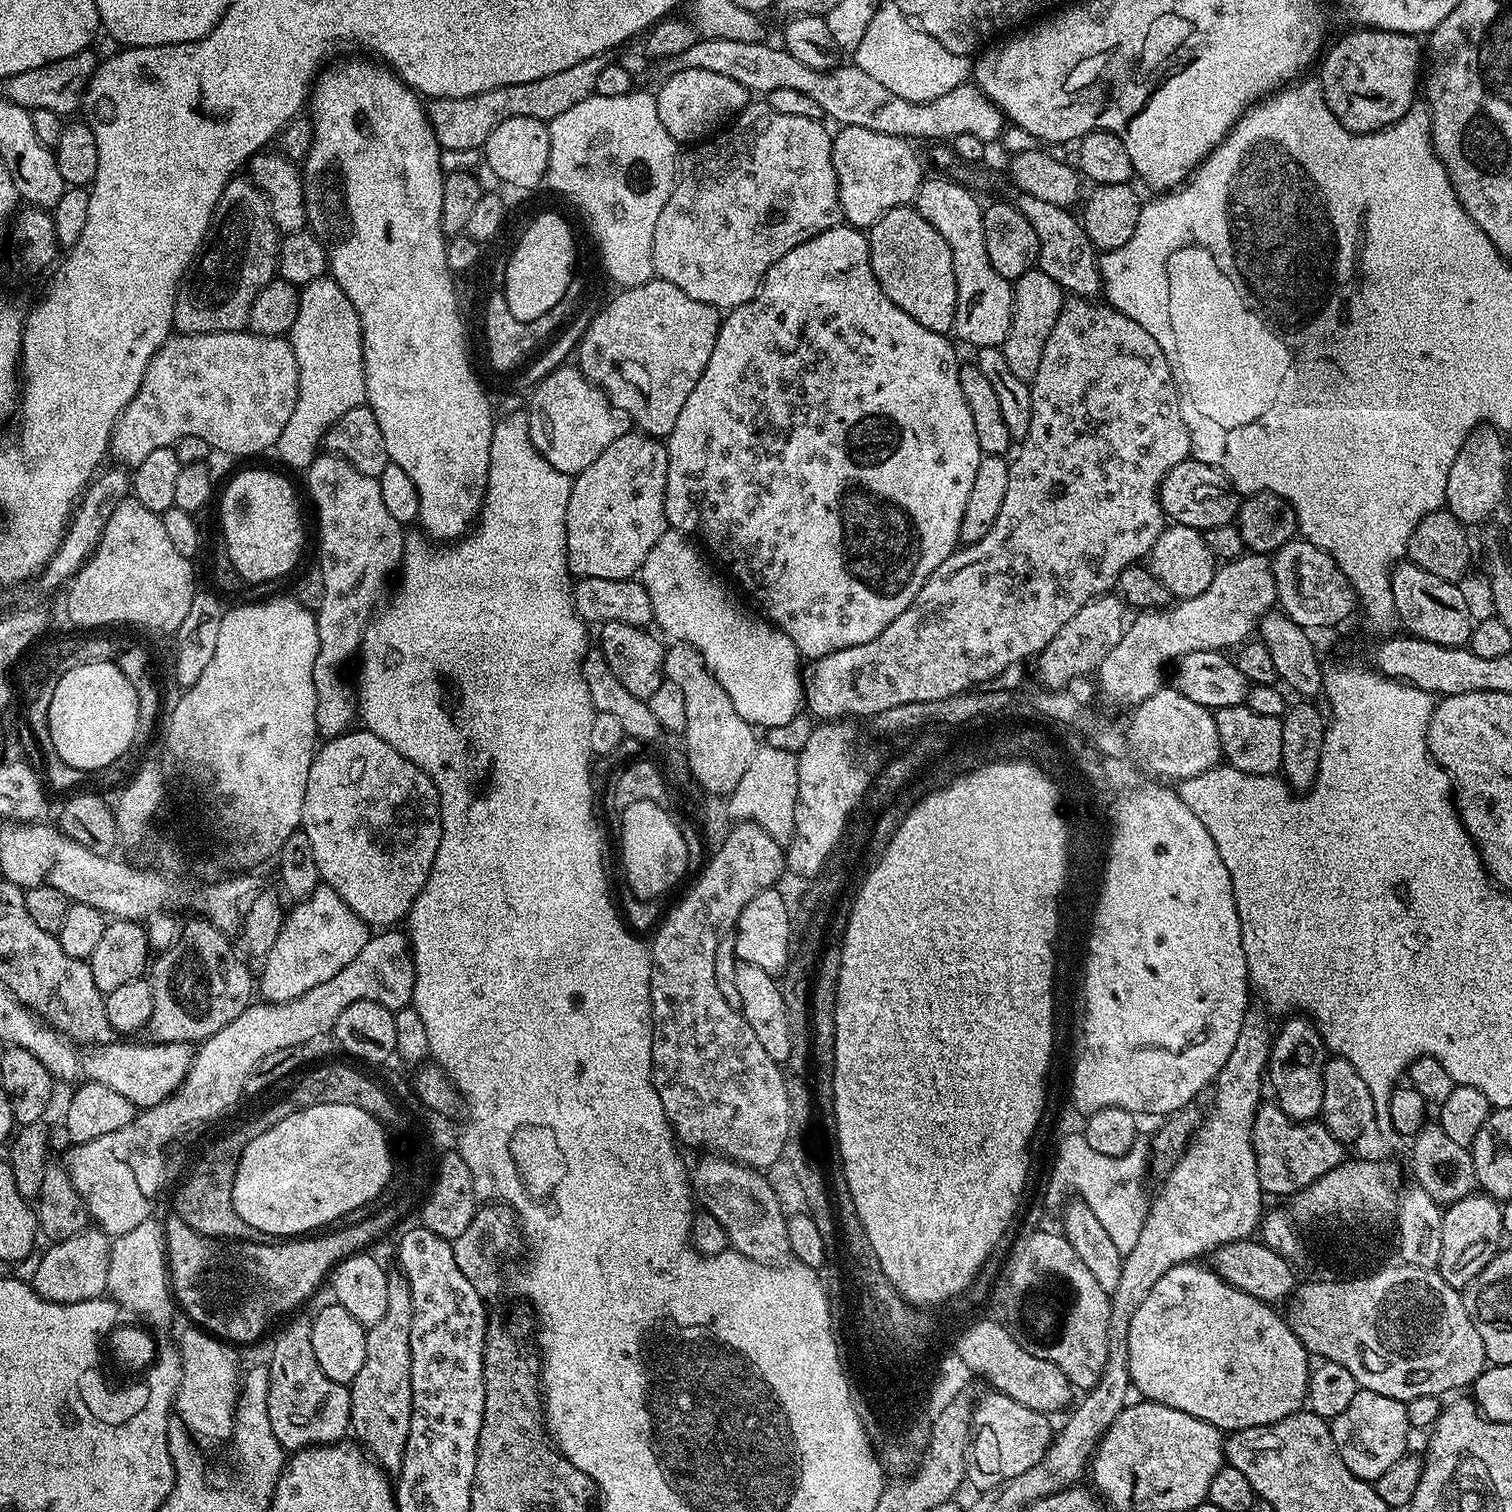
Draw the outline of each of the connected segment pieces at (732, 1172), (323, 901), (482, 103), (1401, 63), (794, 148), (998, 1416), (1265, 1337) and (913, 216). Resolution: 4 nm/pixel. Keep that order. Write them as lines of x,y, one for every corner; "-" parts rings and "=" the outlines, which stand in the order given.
704,1154
700,1165
690,1172
690,1187
695,1199
702,1203
703,1211
714,1214
718,1222
728,1231
729,1245
735,1251
741,1252
746,1258
757,1260
760,1264
775,1264
789,1259
788,1239
786,1238
786,1222
788,1216
784,1212
785,1201
775,1193
774,1187
768,1181
763,1171
749,1168
747,1164
737,1164
727,1156
719,1154
=
318,886
311,896
295,901
287,909
281,922
281,932
262,960
264,973
258,976
258,992
265,1001
281,1004
290,1002
306,990
314,990
321,982
334,978
342,966
351,960
366,946
370,935
369,925
364,923
350,906
332,888
=
607,55
595,56
574,62
574,66
567,70
558,70
558,74
546,74
546,78
538,78
534,82
514,82
514,86
498,86
494,90
466,98
433,99
426,108
428,121
441,149
480,150
483,149
486,138
490,138
490,130
506,122
506,118
534,118
551,122
558,118
558,114
570,110
570,106
578,106
578,102
595,93
598,74
602,74
609,62
=
1357,27
1352,31
1356,32
1346,33
1332,49
1329,47
1323,53
1319,61
1321,64
1318,87
1324,94
1326,106
1346,130
1380,132
1384,128
1389,128
1394,122
1398,122
1412,109
1412,105
1417,103
1418,85
1422,80
1422,44
1417,37
1405,32
1387,32
1377,28
1362,27
=
749,102
735,115
727,127
717,131
711,138
689,147
689,152
685,156
683,153
679,157
676,185
670,194
670,202
666,202
666,206
662,206
662,215
658,217
658,222
654,226
653,273
659,279
674,282
674,286
678,286
678,290
682,290
682,294
690,294
690,298
694,298
698,302
706,302
721,310
731,310
750,302
750,298
756,296
756,291
764,283
764,276
770,270
770,266
774,266
774,262
778,262
778,258
782,258
782,254
790,254
790,250
794,250
794,246
802,246
802,242
837,227
841,223
838,182
832,161
833,133
827,132
823,128
824,126
819,120
794,118
790,114
778,114
778,110
774,110
767,102
760,102
760,104
=
995,1390
989,1393
975,1401
970,1429
970,1460
976,1463
976,1469
973,1472
971,1469
970,1480
980,1490
995,1488
1035,1467
1047,1453
1054,1435
1054,1427
1048,1421
1051,1419
1045,1413
1030,1410
1022,1406
1022,1402
1014,1402
1014,1398
=
1189,1262
1174,1266
1167,1270
1162,1278
1151,1287
1150,1292
1142,1301
1142,1306
1134,1313
1130,1321
1129,1332
1129,1378
1131,1387
1141,1392
1144,1400
1152,1400
1156,1404
1165,1404
1174,1410
1182,1410
1199,1420
1210,1422
1213,1426
1225,1433
1237,1432
1243,1428
1266,1426
1286,1418
1290,1414
1301,1411
1305,1407
1308,1394
1308,1377
1310,1375
1310,1353
1302,1346
1302,1342
1294,1334
1287,1319
1276,1313
1277,1309
1271,1304
1263,1304
1258,1298
1238,1290
1227,1284
1224,1279
1211,1267
1204,1268
1200,1262
=
905,206
895,208
886,214
882,214
867,229
868,253
870,254
870,266
874,270
874,278
878,278
878,286
882,286
882,294
898,306
898,310
906,310
914,322
926,326
926,330
951,333
956,327
956,279
954,278
954,262
950,254
950,246
946,246
946,238
922,218
915,207

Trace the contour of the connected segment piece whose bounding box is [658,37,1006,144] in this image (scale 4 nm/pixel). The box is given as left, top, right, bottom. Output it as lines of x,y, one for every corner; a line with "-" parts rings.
701,37
697,39
694,46
682,51
678,55
672,55
668,60
659,61
658,68
660,68
661,77
667,78
674,75
678,71
686,69
704,69
716,74
722,74
736,80
742,84
748,91
756,94
766,94
770,90
776,89
790,89
799,90
802,94
809,95
822,107
825,117
831,118
838,122
840,126
861,126
866,130
872,130
880,134
894,134
895,137
902,137
907,140
936,140
932,142
942,142
951,140
958,134
973,134
982,139
985,144
992,144
992,141
999,141
1003,135
1006,127
1006,118
999,108
994,106
985,95
982,95
980,89
976,87
975,83
965,82
954,90
950,90
947,94
939,95
938,98
932,99
926,103
910,102
906,98
901,98
898,94
892,94
890,90
882,84
877,82
870,74
862,70
861,67
855,64
840,64
829,72
820,72
813,70
808,66
802,66
798,58
791,57
790,53
782,46
774,47
769,42
760,41
758,43
752,42
735,42
727,41
725,39
706,39

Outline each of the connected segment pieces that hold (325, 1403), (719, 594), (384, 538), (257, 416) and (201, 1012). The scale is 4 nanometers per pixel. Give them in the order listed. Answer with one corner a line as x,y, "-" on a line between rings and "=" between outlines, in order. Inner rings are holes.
296,1314
276,1336
272,1357
266,1360
269,1372
269,1414
271,1429
278,1442
289,1453
317,1444
339,1444
349,1435
352,1422
349,1385
334,1382
322,1374
314,1358
312,1316
=
666,530
662,538
654,542
654,550
646,554
638,579
650,596
655,627
672,636
668,638
673,641
692,644
699,650
722,690
730,694
734,710
738,710
748,724
760,730
783,726
802,708
800,652
771,620
747,612
731,596
703,555
705,553
685,533
675,530
=
317,455
306,469
306,476
308,492
316,507
316,528
320,531
318,570
324,587
322,606
315,609
318,658
314,658
312,677
316,691
316,730
321,737
331,738
349,731
357,719
358,700
344,681
344,667
351,660
353,663
359,653
364,627
385,599
388,579
391,576
393,579
404,559
406,532
386,511
379,479
362,474
362,470
342,457
=
241,330
239,332
207,332
206,334
173,334
168,341
158,349
154,358
148,364
146,374
142,378
142,386
138,394
134,394
132,401
126,406
126,410
120,415
120,421
112,429
111,455
116,455
115,463
127,466
134,470
141,464
152,451
159,448
171,448
178,442
178,438
193,436
202,438
202,442
208,444
209,449
225,452
228,456
252,456
255,452
264,452
273,447
283,427
290,420
294,410
295,400
298,398
299,372
298,362
295,361
294,350
289,341
282,336
258,336
255,332
=
197,918
188,925
179,929
179,936
166,950
155,957
156,977
151,977
152,997
154,1010
147,1026
147,1031
152,1032
151,1039
158,1044
186,1044
189,1042
203,1042
209,1040
214,1033
222,1030
242,1010
254,1000
254,974
243,964
245,961
238,955
233,941
224,936
211,924
208,919

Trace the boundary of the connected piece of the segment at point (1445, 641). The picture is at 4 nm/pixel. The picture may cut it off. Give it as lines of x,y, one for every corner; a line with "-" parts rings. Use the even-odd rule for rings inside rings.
1401,562
1392,570
1392,593
1396,607
1395,619
1404,623
1403,631
1438,646
1458,648
1467,645
1474,615
1468,609
1468,600
1459,583
1438,578
1430,570
1411,562

